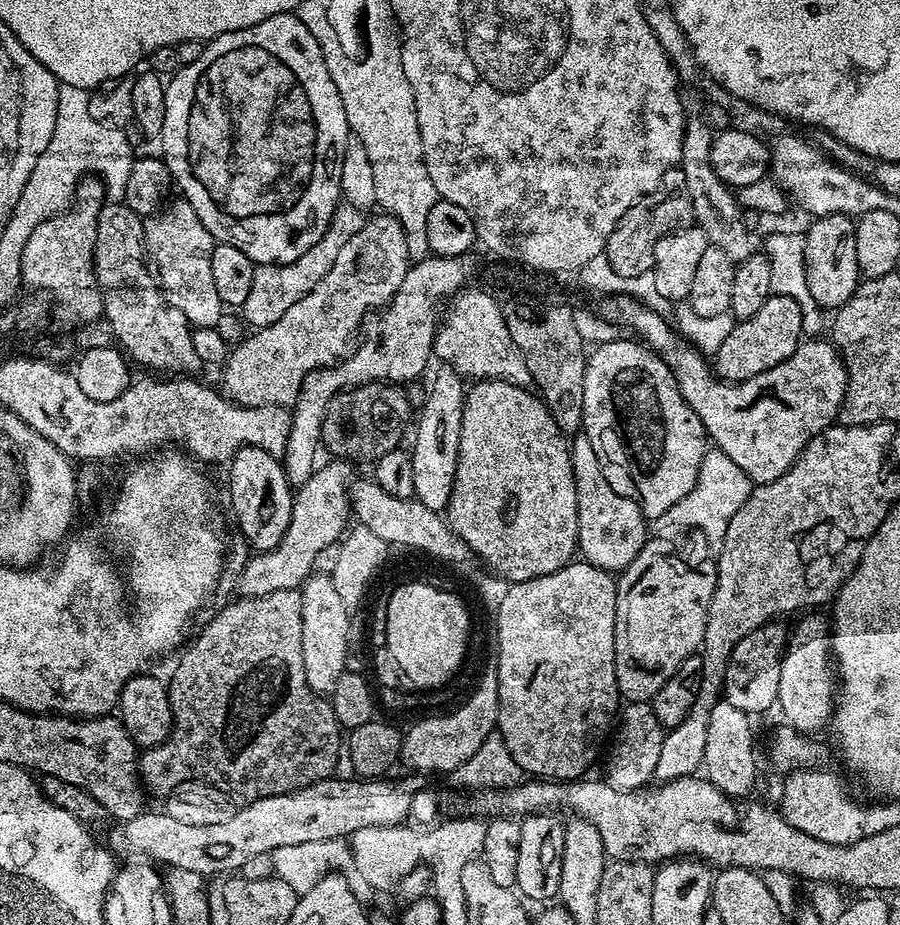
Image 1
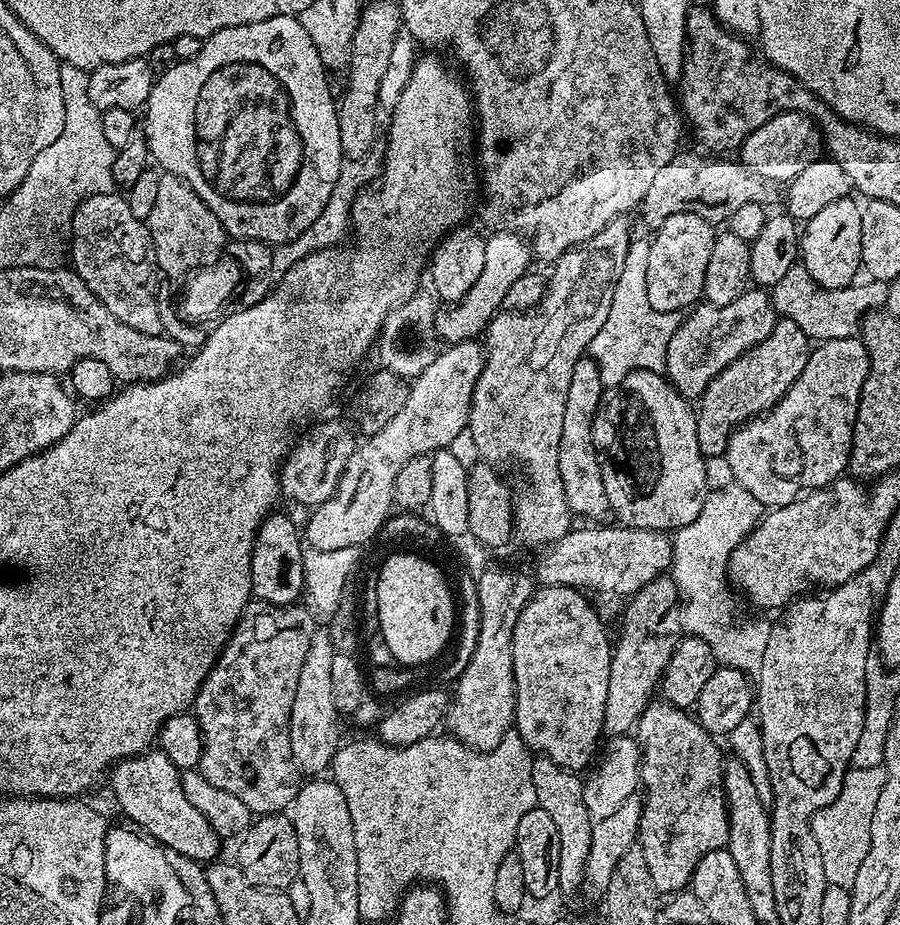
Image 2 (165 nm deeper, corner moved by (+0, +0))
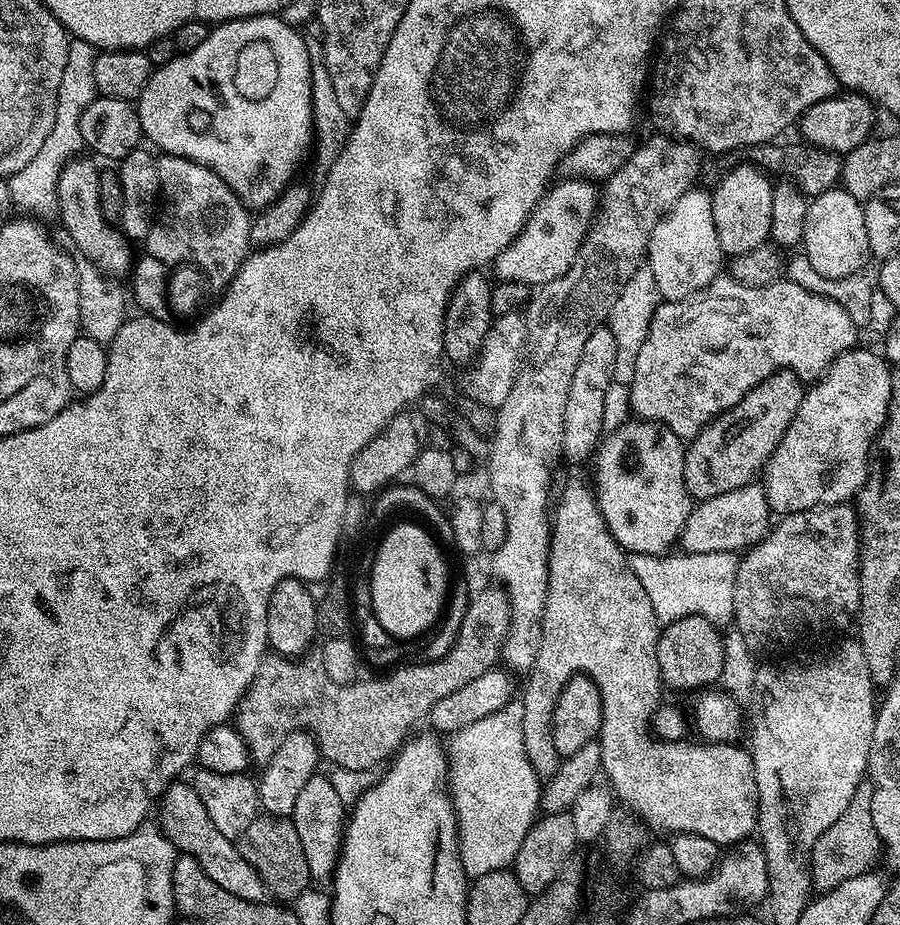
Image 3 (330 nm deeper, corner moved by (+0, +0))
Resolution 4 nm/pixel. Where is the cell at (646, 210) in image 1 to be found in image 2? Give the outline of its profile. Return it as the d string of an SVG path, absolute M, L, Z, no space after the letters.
M677 151L676 156L670 158L670 162L666 162L666 166L662 166L662 170L658 170L658 175L654 177L650 190L646 190L646 198L639 206L638 215L649 224L649 229L660 228L662 222L666 222L666 218L671 218L674 214L682 214L683 212L698 214L709 220L713 226L720 226L730 218L730 214L734 214L734 210L739 210L741 206L747 204L771 206L776 199L778 201L781 199L782 188L777 181L763 180L761 176L754 174L746 165L737 162L735 159L712 158L716 160L707 160L706 157L699 156L696 152L684 151Z

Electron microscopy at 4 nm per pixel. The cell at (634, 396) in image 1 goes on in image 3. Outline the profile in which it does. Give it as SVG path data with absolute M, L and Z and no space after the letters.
M639 418L631 421L633 424L624 424L621 428L616 428L612 433L609 431L607 435L603 437L602 443L599 445L598 451L595 453L594 461L596 460L596 484L594 480L594 491L596 494L596 503L600 505L600 513L604 519L604 525L610 530L610 534L620 543L621 548L625 553L633 554L637 552L640 556L656 556L659 552L667 553L668 547L671 544L675 545L680 539L680 533L684 530L684 524L688 520L688 514L692 511L694 504L690 499L686 486L684 485L684 454L686 451L685 445L682 443L679 436L673 434L673 432L665 431L664 437L659 440L656 437L658 432L657 425Z

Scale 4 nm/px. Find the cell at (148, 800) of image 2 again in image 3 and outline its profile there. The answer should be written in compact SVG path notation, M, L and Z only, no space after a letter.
M173 782L168 785L159 805L161 808L158 823L164 831L164 837L176 847L177 853L194 857L198 866L202 866L204 873L214 882L218 882L222 890L230 890L234 898L261 903L266 896L264 883L258 878L250 862L242 858L237 841L226 838L226 834L221 834L214 822L210 822L210 814L206 814L206 806L202 806L202 798L198 798L191 783L180 783Z

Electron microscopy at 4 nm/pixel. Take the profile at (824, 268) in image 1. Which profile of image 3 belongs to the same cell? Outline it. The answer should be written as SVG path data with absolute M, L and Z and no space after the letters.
M837 186L830 191L814 196L809 199L806 210L806 226L804 227L804 238L802 249L808 264L813 268L817 277L825 280L842 280L852 278L864 264L864 259L869 259L868 239L866 238L866 218L864 217L864 204L855 200L843 187Z

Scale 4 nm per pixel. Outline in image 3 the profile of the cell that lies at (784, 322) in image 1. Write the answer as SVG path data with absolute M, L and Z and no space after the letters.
M781 370L750 389L731 410L710 421L690 441L684 454L684 485L689 497L696 502L709 500L753 483L782 442L804 394L801 380Z

